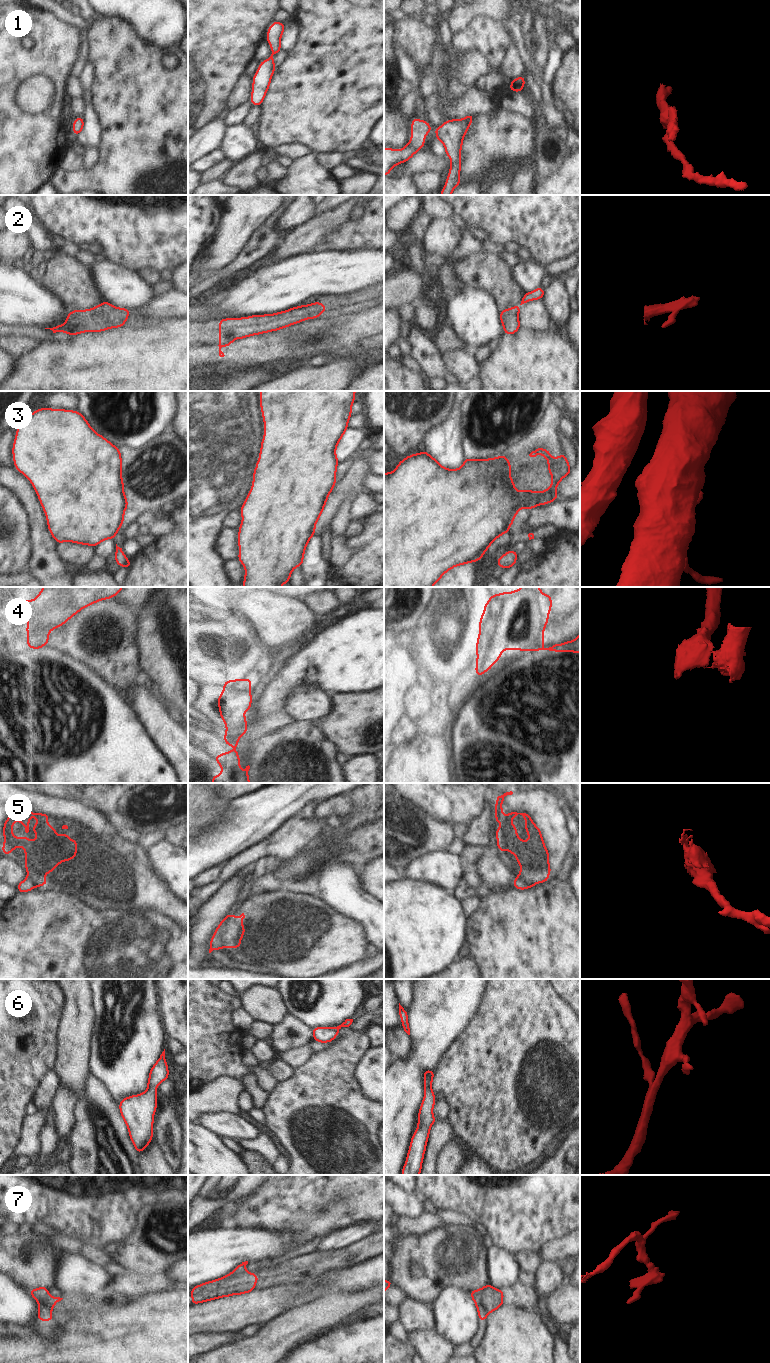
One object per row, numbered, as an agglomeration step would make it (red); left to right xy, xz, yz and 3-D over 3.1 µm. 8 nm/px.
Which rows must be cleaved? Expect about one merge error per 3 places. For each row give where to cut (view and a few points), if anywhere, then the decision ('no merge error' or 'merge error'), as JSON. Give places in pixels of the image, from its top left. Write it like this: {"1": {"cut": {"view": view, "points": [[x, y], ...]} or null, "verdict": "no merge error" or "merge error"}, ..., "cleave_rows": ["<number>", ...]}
{"1": {"cut": null, "verdict": "no merge error"}, "2": {"cut": null, "verdict": "no merge error"}, "3": {"cut": {"view": "yz", "points": [[527, 507], [517, 506], [509, 521], [509, 526]]}, "verdict": "merge error"}, "4": {"cut": {"view": "xz", "points": [[239, 736], [234, 745]]}, "verdict": "merge error"}, "5": {"cut": {"view": "xz", "points": [[231, 915], [225, 925], [222, 947]]}, "verdict": "merge error"}, "6": {"cut": null, "verdict": "no merge error"}, "7": {"cut": {"view": "yz", "points": [[481, 1288], [484, 1291], [481, 1305], [487, 1313]]}, "verdict": "merge error"}, "cleave_rows": ["3", "4", "5", "7"]}

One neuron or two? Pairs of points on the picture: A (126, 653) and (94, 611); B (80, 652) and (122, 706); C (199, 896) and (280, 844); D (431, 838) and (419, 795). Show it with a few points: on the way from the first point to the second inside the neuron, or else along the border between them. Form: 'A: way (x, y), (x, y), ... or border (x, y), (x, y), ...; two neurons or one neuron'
A: way (128, 638), (128, 625), (114, 611), (109, 611); one neuron
B: border (73, 656), (87, 663), (111, 684); two neurons
C: way (219, 881), (236, 864), (260, 850); one neuron
D: border (403, 798), (413, 802), (433, 817), (444, 821); two neurons

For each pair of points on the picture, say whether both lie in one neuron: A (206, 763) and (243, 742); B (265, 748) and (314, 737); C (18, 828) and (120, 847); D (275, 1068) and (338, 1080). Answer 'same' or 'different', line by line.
A: same
B: same
C: same
D: different

